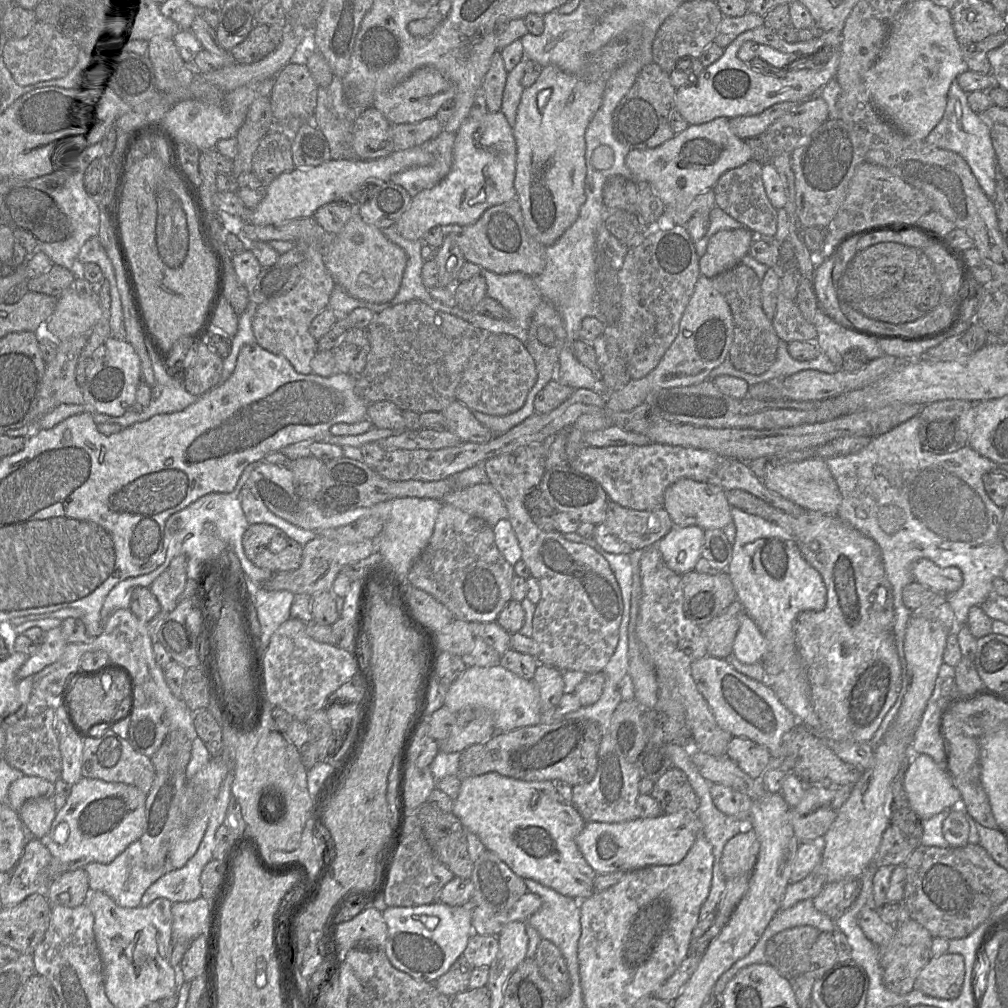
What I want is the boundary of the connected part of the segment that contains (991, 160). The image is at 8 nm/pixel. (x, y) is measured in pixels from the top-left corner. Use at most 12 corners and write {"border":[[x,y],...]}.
{"border":[[955,79],[925,142],[962,156],[993,202],[991,124]]}

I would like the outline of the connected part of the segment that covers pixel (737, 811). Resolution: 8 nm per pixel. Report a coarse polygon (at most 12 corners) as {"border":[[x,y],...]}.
{"border":[[721,784],[710,794],[722,813],[750,820],[754,799]]}

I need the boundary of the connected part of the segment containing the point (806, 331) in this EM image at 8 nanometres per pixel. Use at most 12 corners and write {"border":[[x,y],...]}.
{"border":[[777,296],[772,325],[778,338],[815,342],[814,324],[795,301]]}

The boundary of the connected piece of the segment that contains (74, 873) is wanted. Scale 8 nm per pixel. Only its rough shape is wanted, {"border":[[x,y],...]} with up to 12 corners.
{"border":[[84,868],[69,870],[48,887],[52,905],[82,905],[89,890]]}

